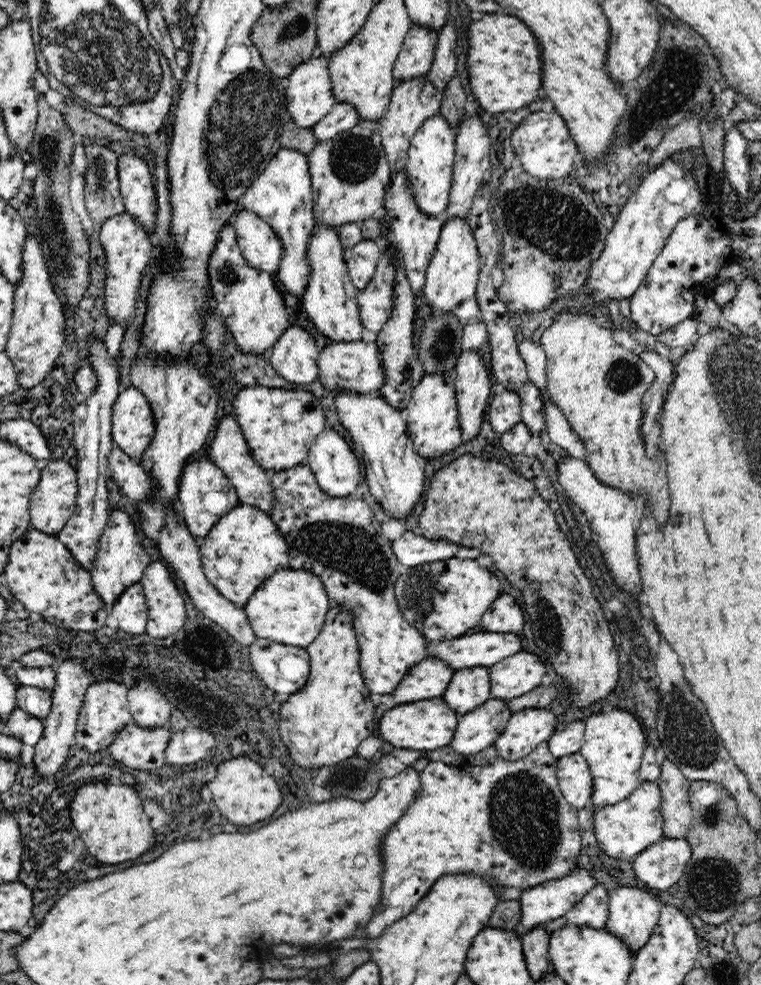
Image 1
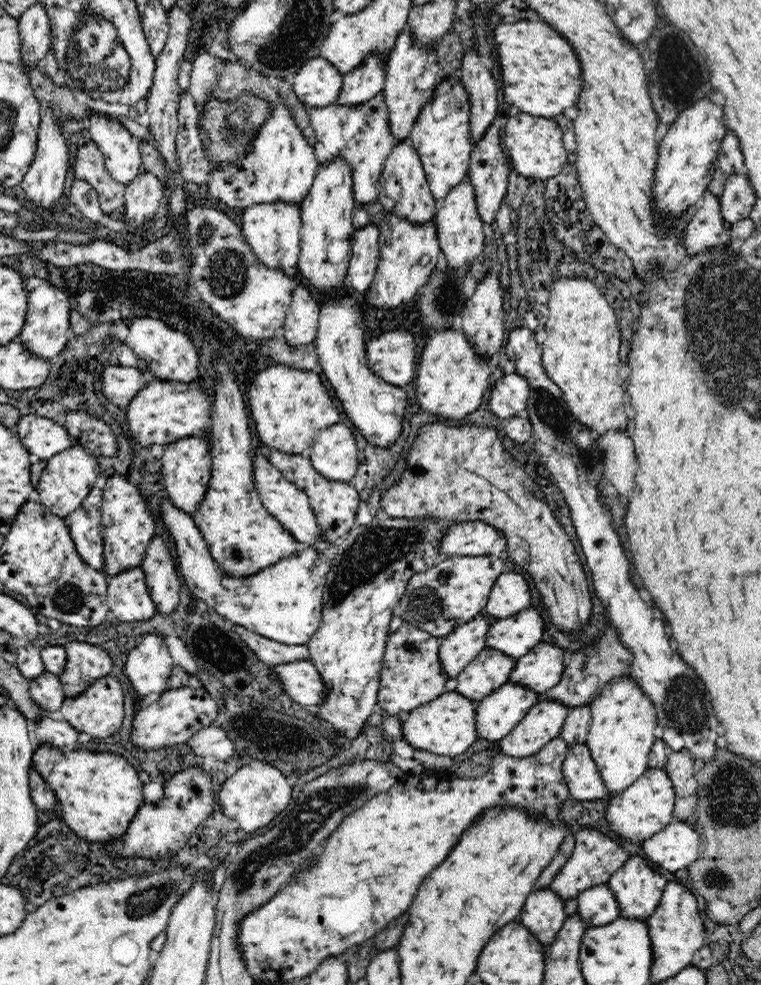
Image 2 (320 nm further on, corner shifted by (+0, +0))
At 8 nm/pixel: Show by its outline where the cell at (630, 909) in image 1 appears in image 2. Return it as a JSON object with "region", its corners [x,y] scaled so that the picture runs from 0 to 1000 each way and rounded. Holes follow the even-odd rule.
{"region":[[[832,867],[802,889],[796,898],[807,907],[817,931],[848,935],[862,924],[878,895],[846,871]]]}

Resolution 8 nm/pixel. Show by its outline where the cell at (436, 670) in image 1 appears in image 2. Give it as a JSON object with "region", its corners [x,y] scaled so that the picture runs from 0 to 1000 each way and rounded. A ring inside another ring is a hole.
{"region":[[[639,623],[623,626],[602,636],[593,644],[578,648],[578,671],[582,682],[599,688],[610,678],[636,661],[648,629]]]}

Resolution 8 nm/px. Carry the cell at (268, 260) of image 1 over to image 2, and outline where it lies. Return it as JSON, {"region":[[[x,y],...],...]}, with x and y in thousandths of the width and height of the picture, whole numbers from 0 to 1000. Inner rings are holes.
{"region":[[[347,205],[321,212],[315,227],[323,246],[352,272],[376,274],[390,270],[397,234],[396,208],[389,205]]]}

